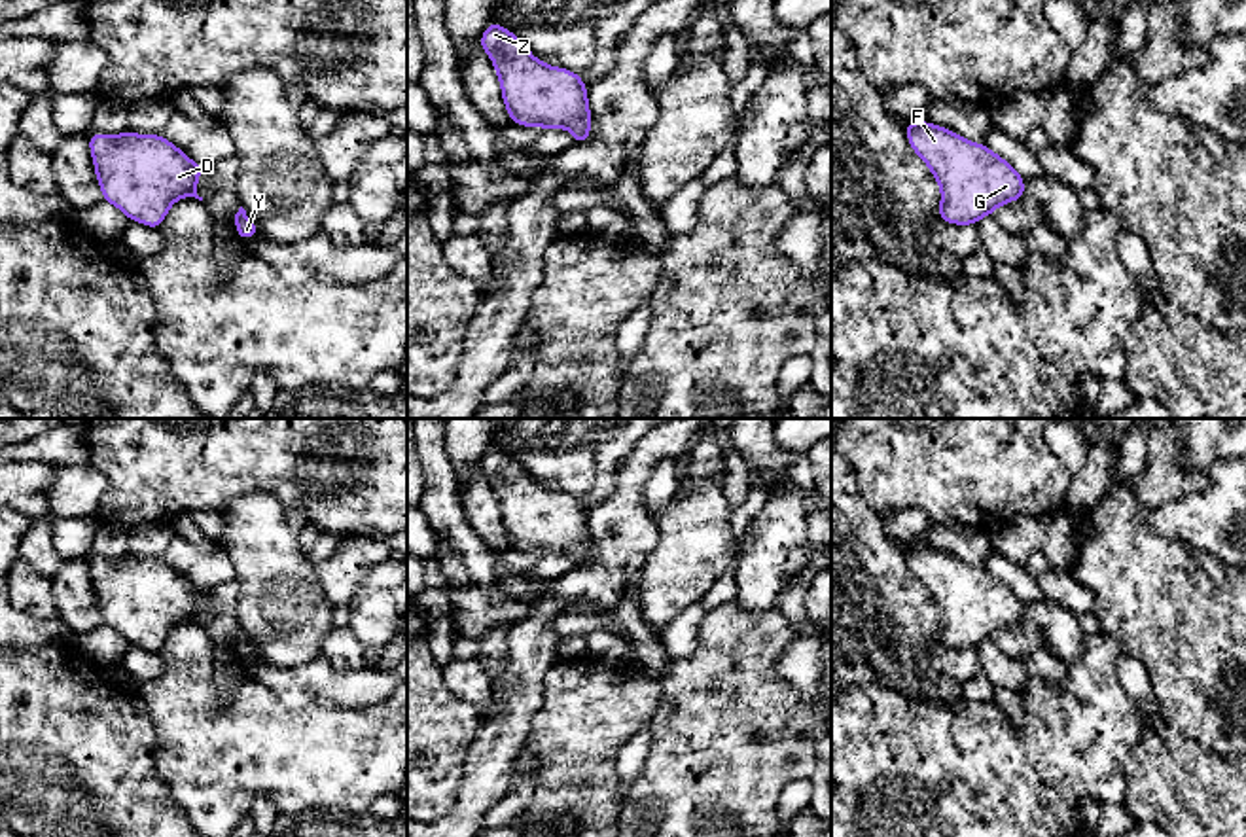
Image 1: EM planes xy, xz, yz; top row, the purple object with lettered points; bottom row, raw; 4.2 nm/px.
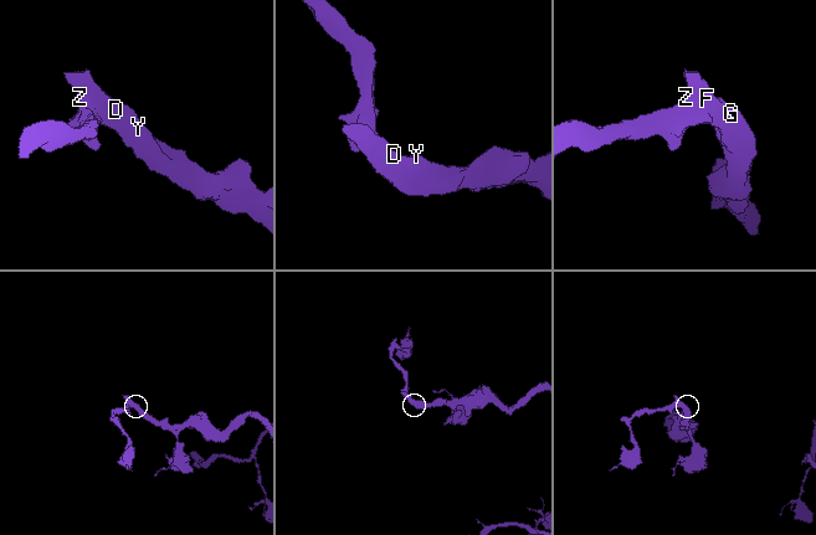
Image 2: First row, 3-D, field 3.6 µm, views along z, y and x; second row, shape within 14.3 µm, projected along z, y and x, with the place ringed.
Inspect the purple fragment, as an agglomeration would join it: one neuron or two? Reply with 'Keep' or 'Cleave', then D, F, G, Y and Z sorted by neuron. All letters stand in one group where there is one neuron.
Keep. Groups: D F G Y Z

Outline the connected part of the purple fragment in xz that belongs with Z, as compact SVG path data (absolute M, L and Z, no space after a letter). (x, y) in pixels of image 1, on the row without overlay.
M498 447L487 449L479 468L494 487L511 547L543 555L562 551L574 559L574 568L589 564L591 532L579 498L542 487Z

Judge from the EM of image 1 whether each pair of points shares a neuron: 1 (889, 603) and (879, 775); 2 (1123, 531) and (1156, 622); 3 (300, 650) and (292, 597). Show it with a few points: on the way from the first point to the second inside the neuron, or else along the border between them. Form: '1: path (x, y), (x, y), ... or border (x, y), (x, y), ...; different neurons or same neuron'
1: border (890, 686), (909, 699), (932, 701); different neurons
2: path (1123, 553), (1123, 563), (1156, 599); same neuron
3: path (292, 637), (292, 610); same neuron

